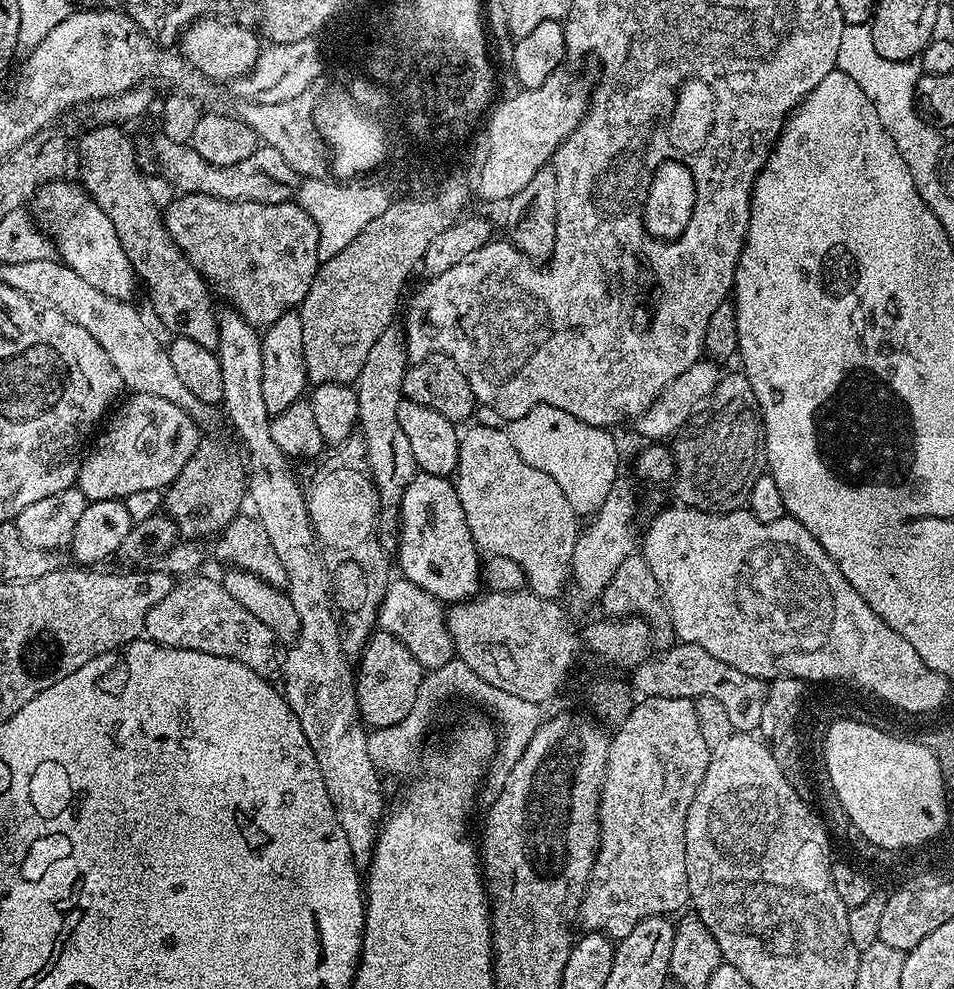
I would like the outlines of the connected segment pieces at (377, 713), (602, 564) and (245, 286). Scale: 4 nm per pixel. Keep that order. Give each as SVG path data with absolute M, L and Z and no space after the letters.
M376 630L369 636L367 656L368 660L361 659L360 668L358 664L354 672L361 721L369 729L398 726L398 722L402 722L402 718L410 714L426 670L420 665L418 658L414 658L414 654L410 654L410 650L406 650L406 646L388 632Z
M624 474L617 475L614 486L610 486L610 494L602 502L602 506L587 521L588 529L581 531L574 542L574 554L572 555L572 567L570 569L570 584L572 592L576 595L576 600L580 604L595 605L601 594L606 590L610 578L626 562L626 558L633 555L638 548L638 532L636 536L636 492L632 489L630 481L624 477Z
M201 192L177 197L169 208L163 209L166 230L183 250L184 257L200 271L209 285L214 286L217 293L220 291L232 303L229 305L240 313L243 320L253 328L263 330L278 322L285 312L299 309L322 263L318 254L318 226L314 226L314 218L310 218L300 204L292 200L283 200L281 204L223 200Z

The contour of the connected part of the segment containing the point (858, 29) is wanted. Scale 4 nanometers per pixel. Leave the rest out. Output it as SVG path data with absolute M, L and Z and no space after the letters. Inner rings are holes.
M869 23L844 25L841 44L838 46L836 67L850 78L854 78L858 86L865 91L870 102L874 103L877 112L880 108L910 108L915 105L916 84L924 73L919 59L894 61L879 55L872 44ZM868 76L876 80L876 88L872 88L872 80L868 80ZM872 92L876 92L876 96L872 96Z

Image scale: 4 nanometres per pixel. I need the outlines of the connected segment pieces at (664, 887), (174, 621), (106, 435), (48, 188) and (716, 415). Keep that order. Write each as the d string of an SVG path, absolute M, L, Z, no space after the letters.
M645 696L639 701L641 704L633 703L628 709L628 715L619 721L620 728L611 733L608 741L608 757L604 767L604 781L600 787L600 847L596 850L596 861L592 867L592 878L588 882L588 888L580 903L580 915L578 924L584 932L601 932L608 936L613 942L618 942L638 926L648 916L671 917L672 912L679 913L687 909L690 904L690 886L686 874L686 814L690 814L690 802L694 802L694 794L698 794L698 786L706 774L708 757L710 755L710 741L702 738L702 726L698 726L698 714L696 713L695 700L686 698L654 698Z
M193 574L173 583L170 594L153 604L150 614L146 614L144 636L167 648L198 650L242 662L242 666L250 666L262 679L275 681L275 676L277 679L284 671L285 653L270 626L258 622L242 602L230 598L219 579L211 580L204 575Z
M133 393L128 399L107 421L106 431L97 435L94 448L81 461L76 487L90 502L124 499L135 491L169 487L202 438L197 421L174 402L142 393Z
M68 178L52 180L38 189L30 201L30 208L36 211L34 220L37 225L54 241L54 252L64 261L74 274L86 278L90 286L102 290L115 300L131 301L132 291L138 288L136 272L132 269L122 242L114 231L114 222L102 214L98 202L79 183L71 184Z
M735 370L721 375L718 386L712 391L706 403L671 437L670 449L676 463L674 485L680 495L681 505L696 508L700 512L734 512L743 509L750 498L754 482L762 474L762 457L764 454L764 422L754 398L754 390L744 377L743 371Z

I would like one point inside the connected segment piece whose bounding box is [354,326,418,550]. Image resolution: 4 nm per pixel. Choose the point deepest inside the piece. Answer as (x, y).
(379, 391)

